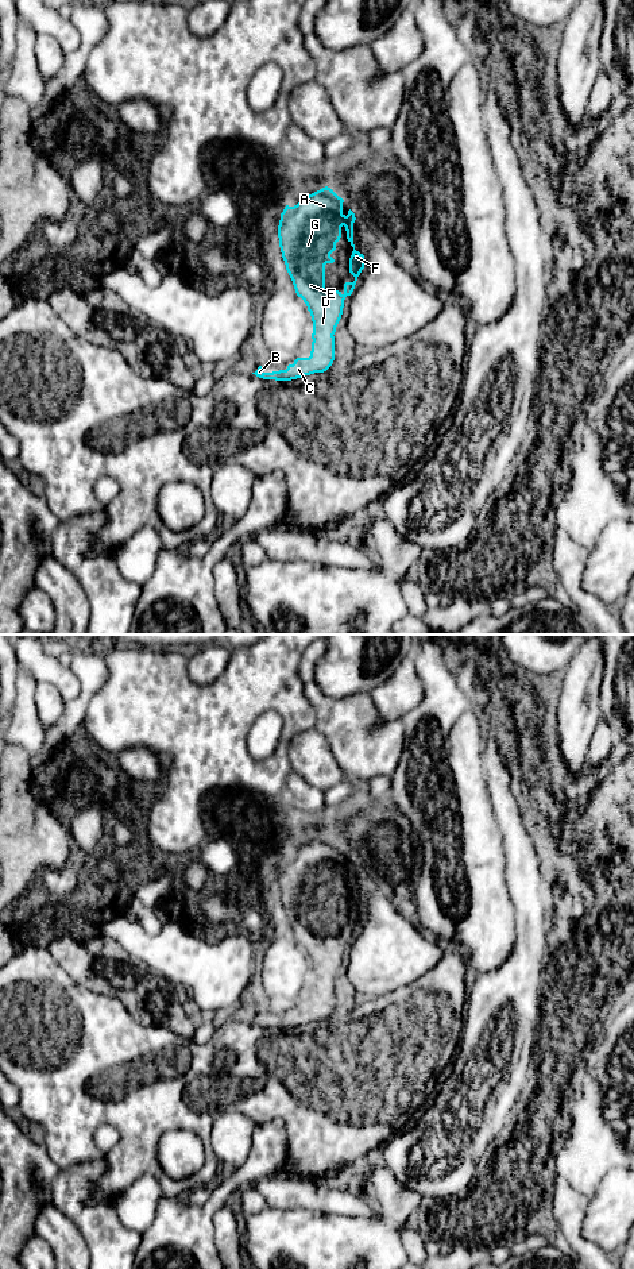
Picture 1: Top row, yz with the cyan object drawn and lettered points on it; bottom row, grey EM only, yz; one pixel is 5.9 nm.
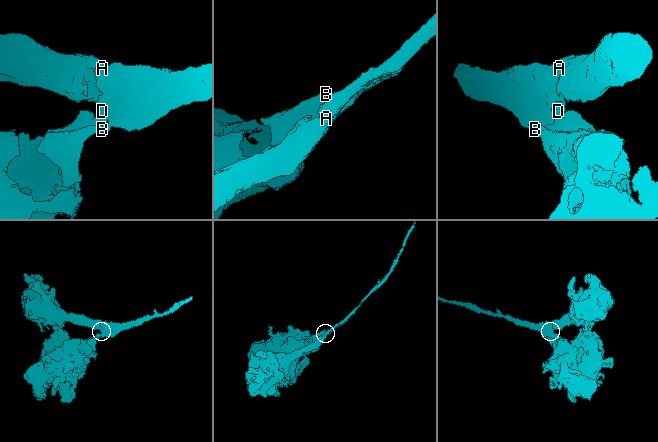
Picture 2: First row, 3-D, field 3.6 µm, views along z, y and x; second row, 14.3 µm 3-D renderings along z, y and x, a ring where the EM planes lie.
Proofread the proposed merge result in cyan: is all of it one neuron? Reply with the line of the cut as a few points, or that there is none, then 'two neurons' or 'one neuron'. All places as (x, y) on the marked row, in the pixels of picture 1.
no cut | one neuron

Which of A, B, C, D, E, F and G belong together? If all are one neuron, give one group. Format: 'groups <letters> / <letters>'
groups A B C D E F G

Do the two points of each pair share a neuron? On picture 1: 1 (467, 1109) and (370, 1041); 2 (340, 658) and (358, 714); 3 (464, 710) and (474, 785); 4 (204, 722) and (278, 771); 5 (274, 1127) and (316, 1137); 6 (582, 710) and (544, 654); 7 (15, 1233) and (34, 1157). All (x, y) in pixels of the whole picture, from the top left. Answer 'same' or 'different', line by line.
1: different
2: different
3: same
4: same
5: different
6: different
7: same

